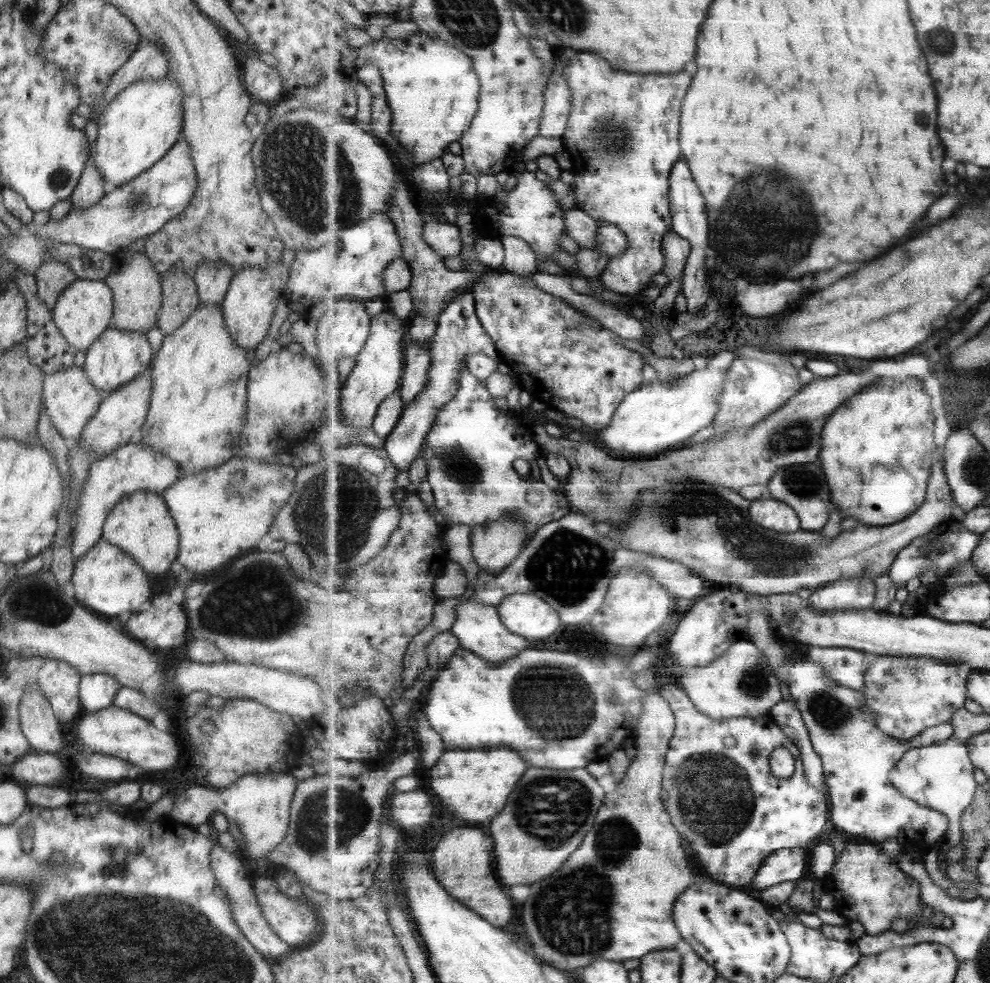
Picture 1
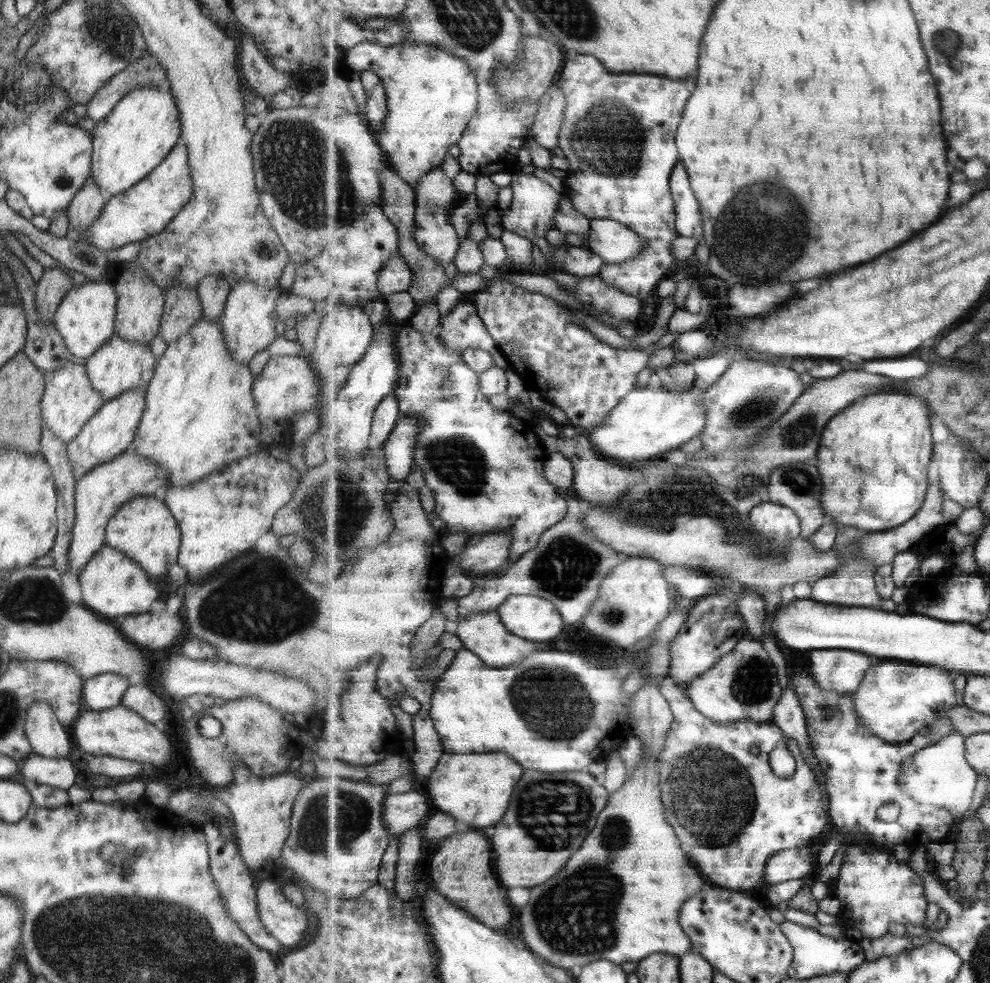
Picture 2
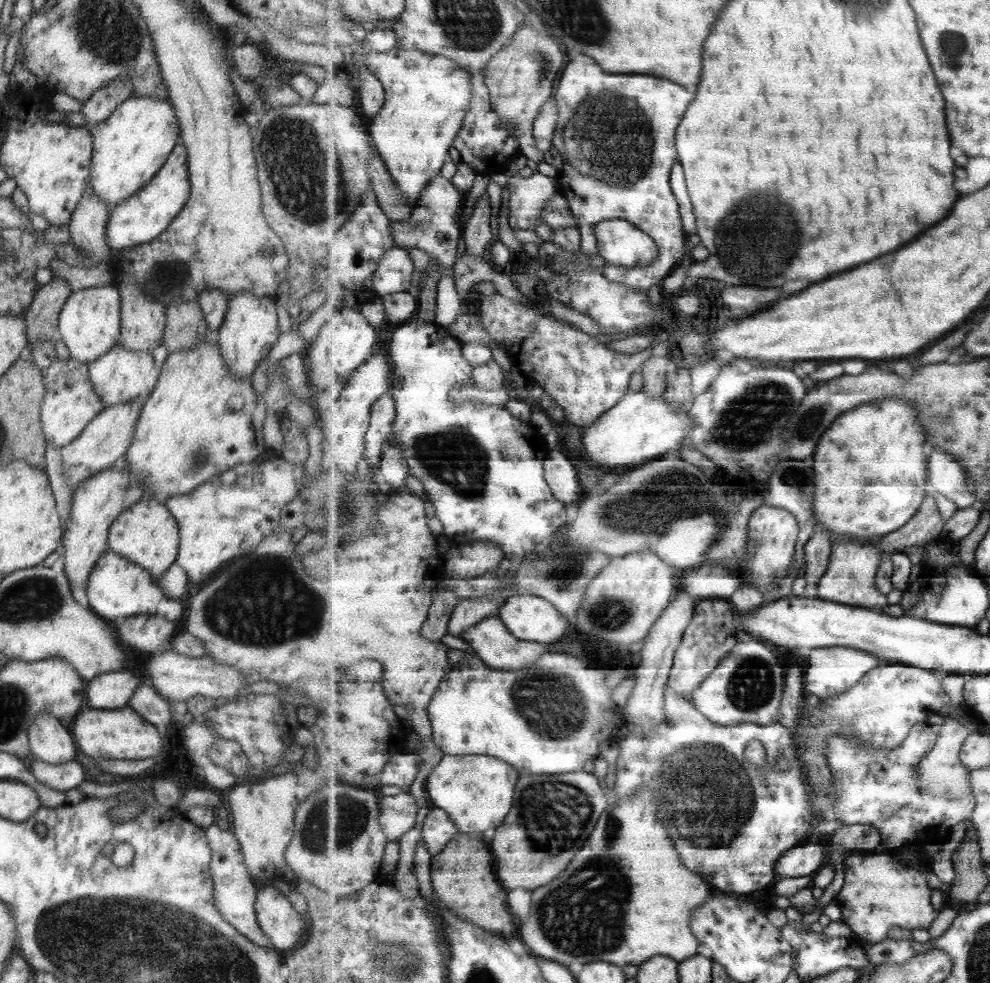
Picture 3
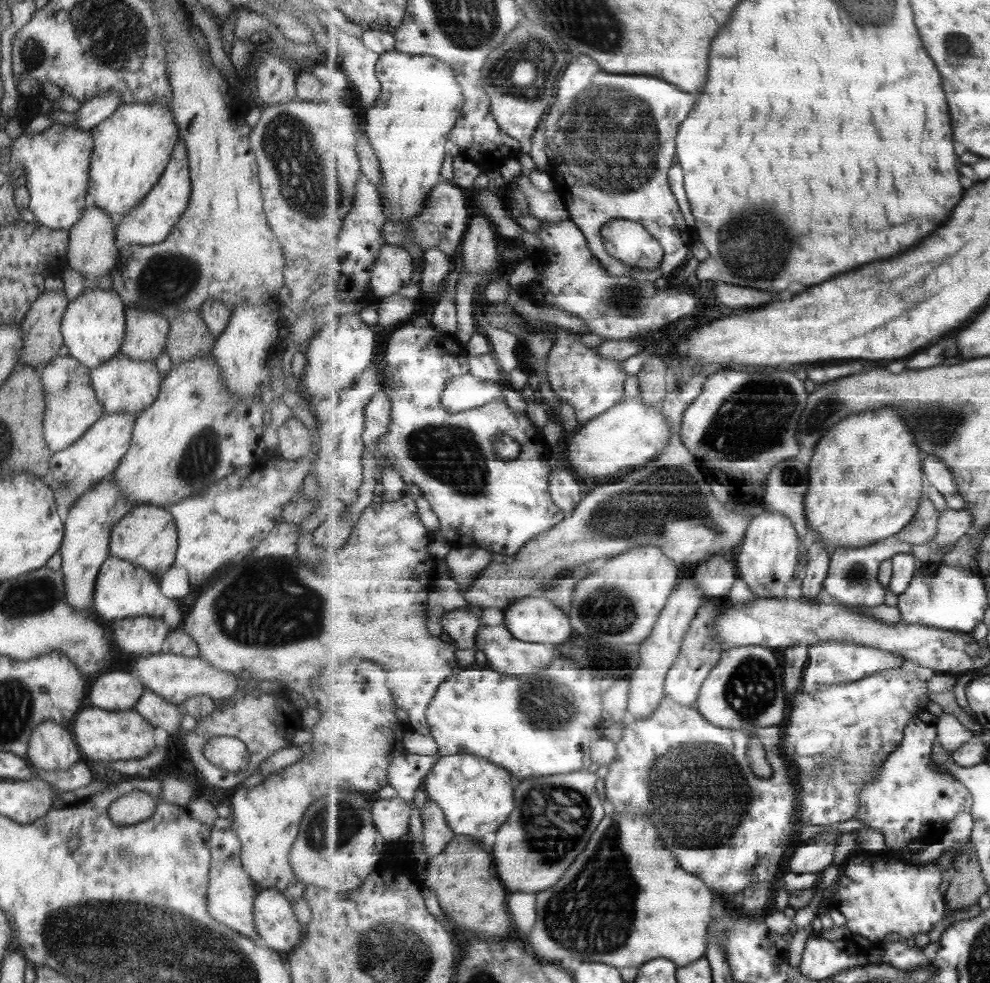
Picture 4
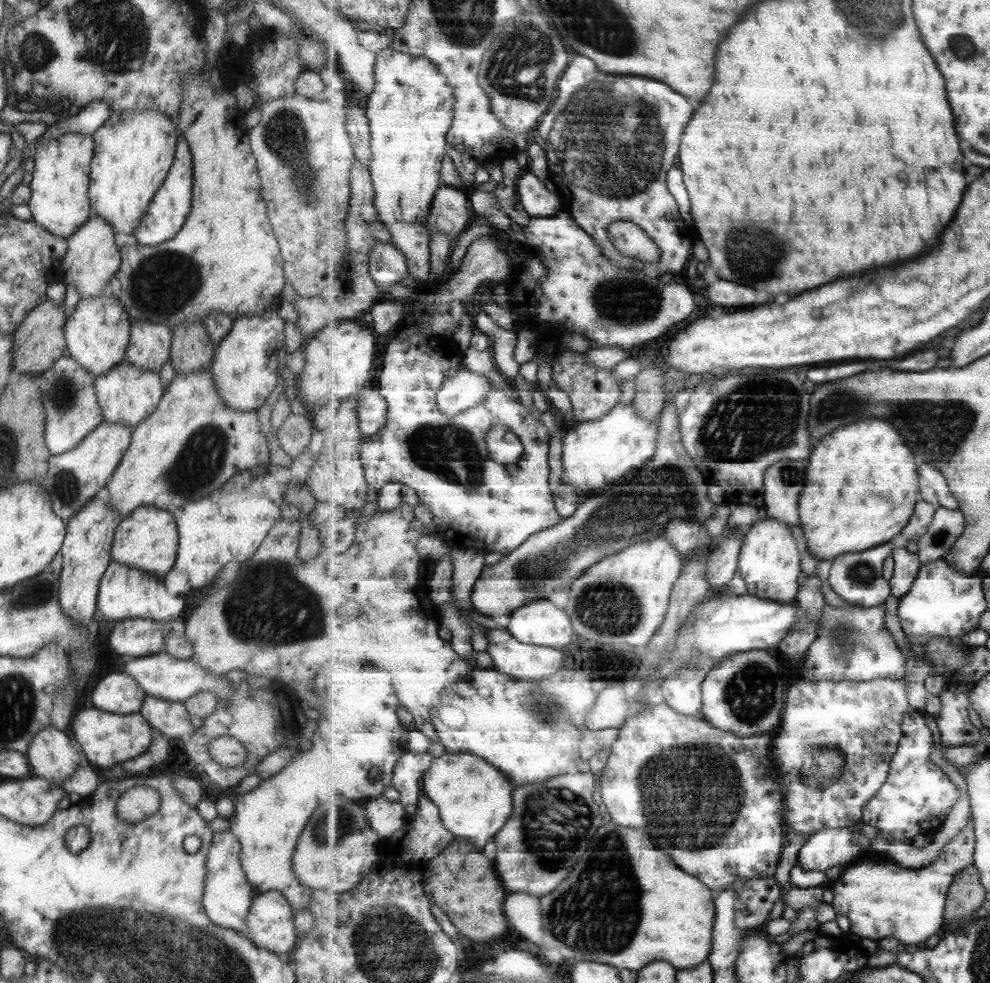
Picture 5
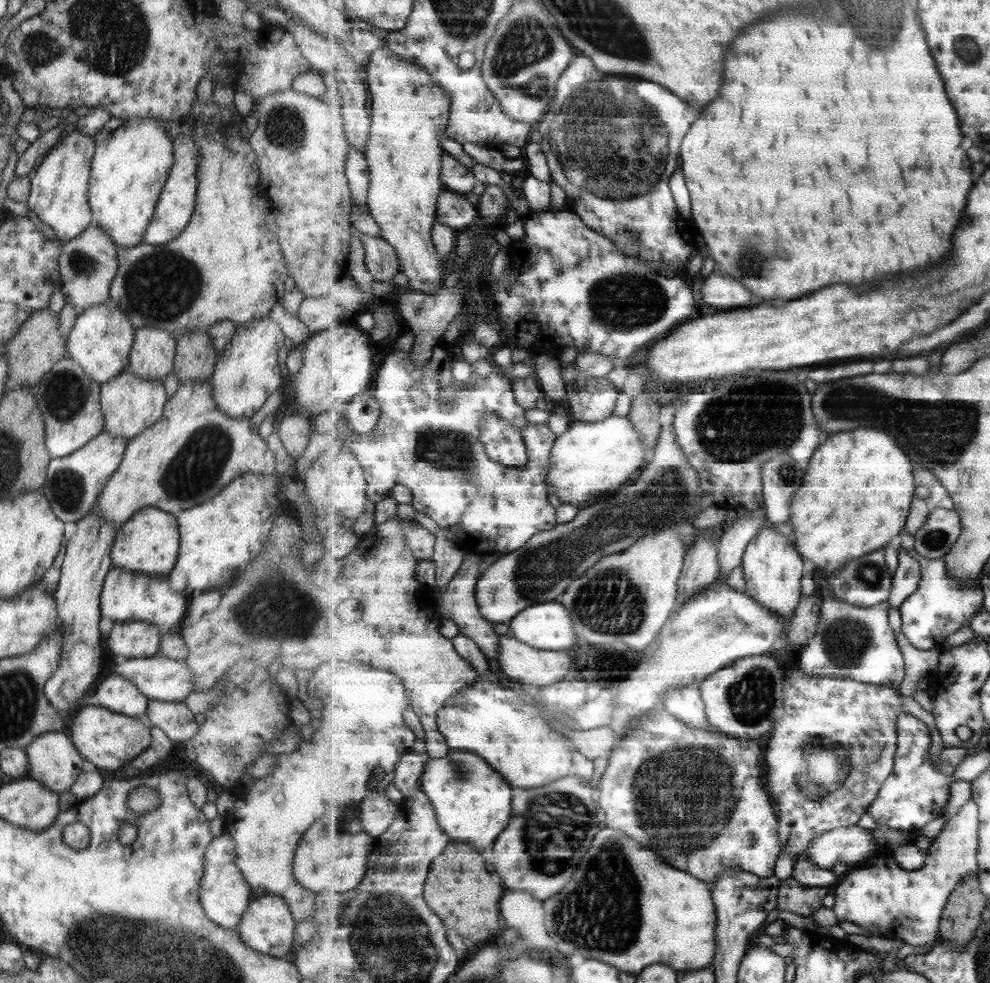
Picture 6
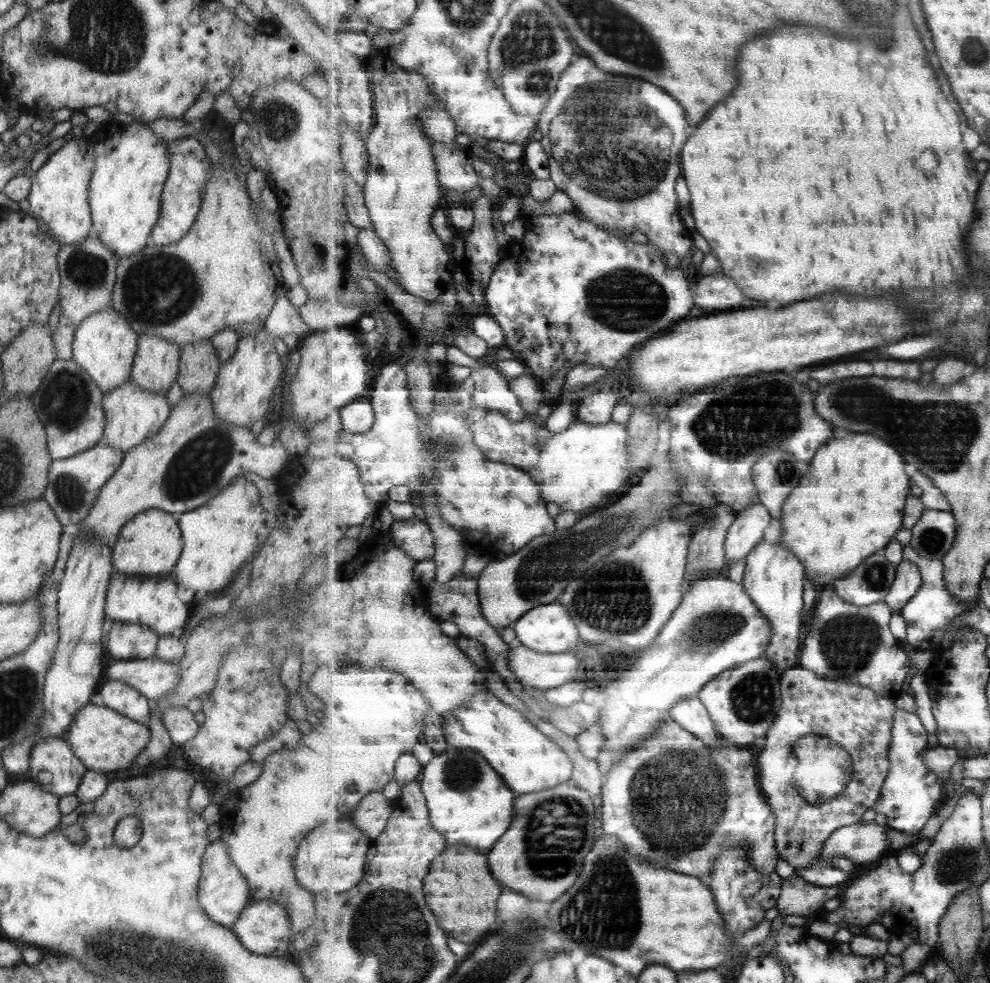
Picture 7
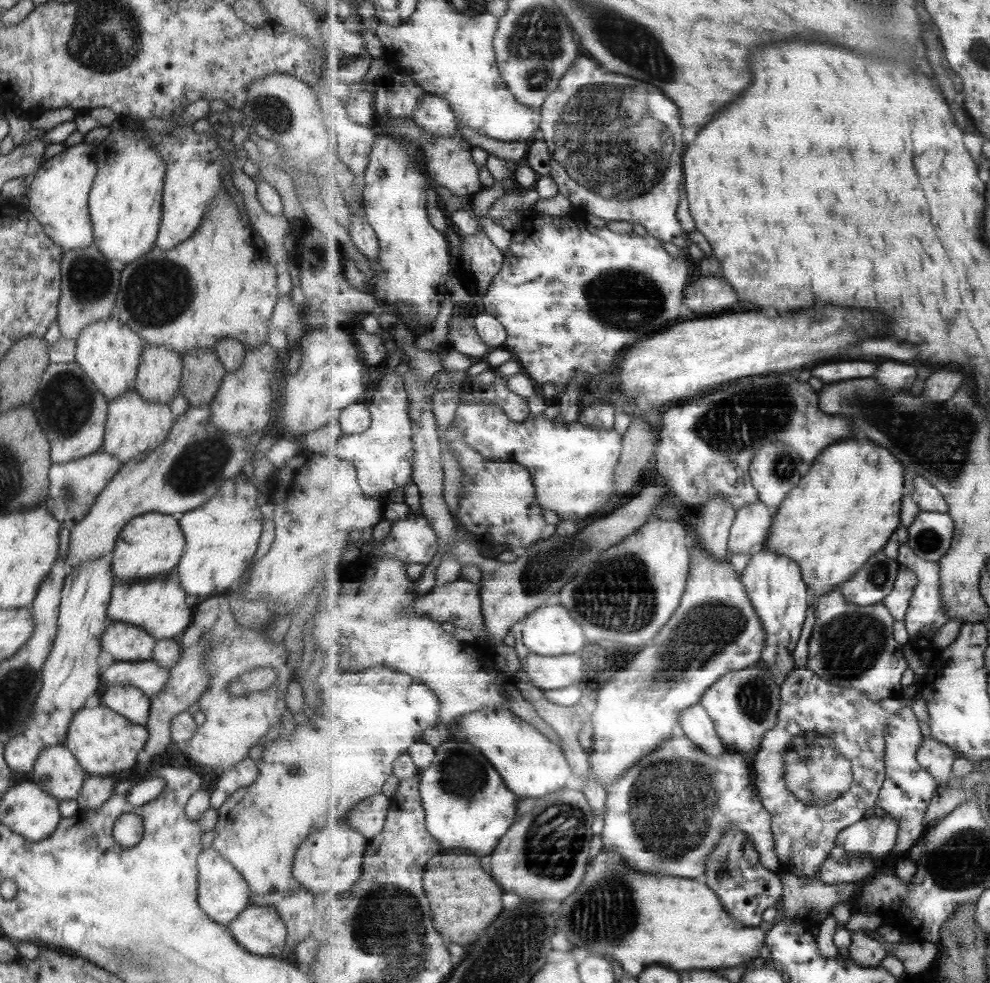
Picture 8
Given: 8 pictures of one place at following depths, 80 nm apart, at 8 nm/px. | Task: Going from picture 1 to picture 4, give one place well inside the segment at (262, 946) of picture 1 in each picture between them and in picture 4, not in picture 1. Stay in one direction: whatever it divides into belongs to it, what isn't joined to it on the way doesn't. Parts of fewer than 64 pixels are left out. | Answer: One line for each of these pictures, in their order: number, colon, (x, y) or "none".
2: (230, 874)
3: (234, 896)
4: (230, 893)

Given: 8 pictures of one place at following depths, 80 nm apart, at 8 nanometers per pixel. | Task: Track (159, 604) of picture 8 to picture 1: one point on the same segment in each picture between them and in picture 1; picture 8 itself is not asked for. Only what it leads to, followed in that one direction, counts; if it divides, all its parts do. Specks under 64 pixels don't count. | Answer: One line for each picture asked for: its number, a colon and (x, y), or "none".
1: (106, 580)
2: (110, 583)
3: (115, 588)
4: (121, 590)
5: (123, 592)
6: (126, 595)
7: (147, 600)

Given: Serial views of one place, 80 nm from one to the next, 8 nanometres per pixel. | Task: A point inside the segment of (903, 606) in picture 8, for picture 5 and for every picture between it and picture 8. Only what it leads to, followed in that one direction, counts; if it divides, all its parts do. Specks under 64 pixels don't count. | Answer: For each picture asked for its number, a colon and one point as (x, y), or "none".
5: (907, 565)
6: (906, 581)
7: (908, 581)

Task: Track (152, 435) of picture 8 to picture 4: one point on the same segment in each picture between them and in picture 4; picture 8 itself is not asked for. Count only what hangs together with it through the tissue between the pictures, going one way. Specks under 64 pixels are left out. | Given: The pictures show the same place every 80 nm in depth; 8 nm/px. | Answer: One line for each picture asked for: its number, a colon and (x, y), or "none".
4: (121, 385)
5: (125, 394)
6: (129, 404)
7: (131, 413)

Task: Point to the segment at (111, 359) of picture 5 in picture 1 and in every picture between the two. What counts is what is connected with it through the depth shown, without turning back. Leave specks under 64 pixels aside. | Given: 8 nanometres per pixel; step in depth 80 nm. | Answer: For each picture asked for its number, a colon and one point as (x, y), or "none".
1: (83, 310)
2: (84, 318)
3: (88, 324)
4: (93, 324)

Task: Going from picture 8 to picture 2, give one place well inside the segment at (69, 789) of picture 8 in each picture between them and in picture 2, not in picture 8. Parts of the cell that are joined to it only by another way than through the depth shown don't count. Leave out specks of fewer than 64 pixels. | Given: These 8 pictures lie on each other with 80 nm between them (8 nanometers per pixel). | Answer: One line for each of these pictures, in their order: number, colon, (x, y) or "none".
2: (45, 734)
3: (48, 741)
4: (50, 747)
5: (50, 755)
6: (53, 761)
7: (53, 767)

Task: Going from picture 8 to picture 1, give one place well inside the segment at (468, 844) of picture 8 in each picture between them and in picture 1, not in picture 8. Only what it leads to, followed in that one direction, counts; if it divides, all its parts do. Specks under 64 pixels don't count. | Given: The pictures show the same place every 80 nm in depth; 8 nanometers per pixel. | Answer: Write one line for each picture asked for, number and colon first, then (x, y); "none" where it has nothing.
1: (474, 785)
2: (476, 788)
3: (477, 790)
4: (478, 795)
5: (475, 799)
6: (474, 802)
7: (470, 803)

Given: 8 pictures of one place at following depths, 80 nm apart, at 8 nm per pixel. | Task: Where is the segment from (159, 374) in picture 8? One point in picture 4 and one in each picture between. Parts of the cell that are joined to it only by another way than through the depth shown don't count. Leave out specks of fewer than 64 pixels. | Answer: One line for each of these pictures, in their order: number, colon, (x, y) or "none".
4: (145, 331)
5: (148, 348)
6: (152, 353)
7: (155, 366)

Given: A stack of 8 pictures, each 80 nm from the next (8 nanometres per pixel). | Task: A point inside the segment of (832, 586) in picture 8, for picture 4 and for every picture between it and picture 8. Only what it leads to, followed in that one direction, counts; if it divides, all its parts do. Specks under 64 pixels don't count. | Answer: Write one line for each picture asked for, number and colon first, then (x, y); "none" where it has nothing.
4: (877, 492)
5: (862, 488)
6: (857, 497)
7: (851, 504)

